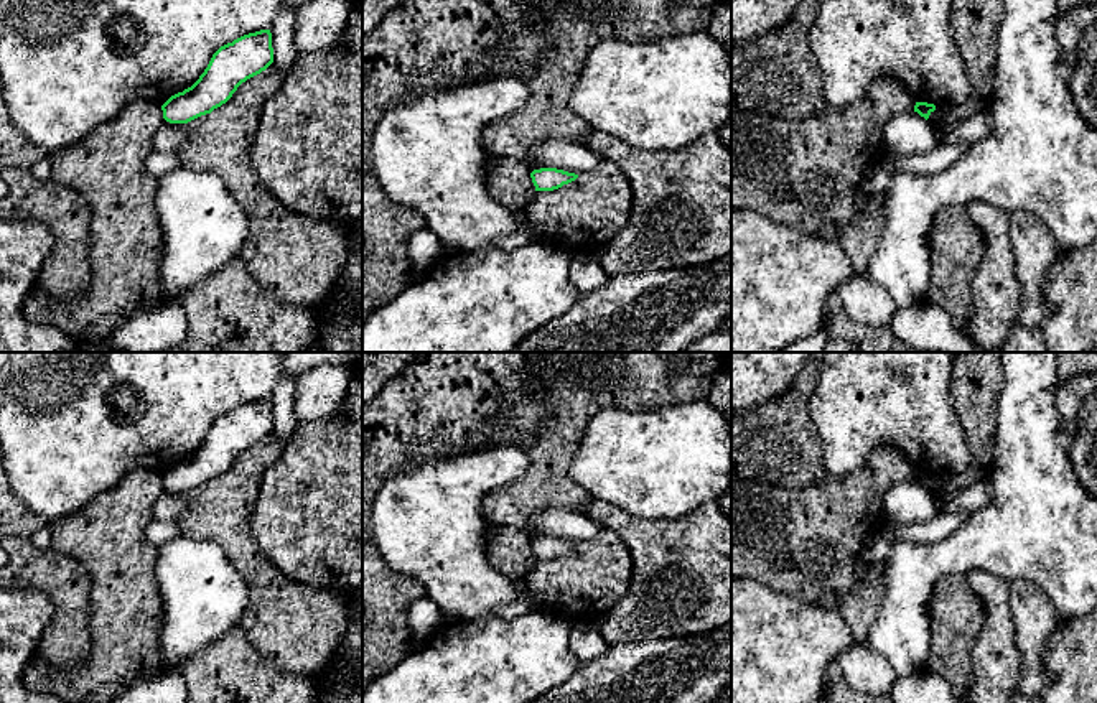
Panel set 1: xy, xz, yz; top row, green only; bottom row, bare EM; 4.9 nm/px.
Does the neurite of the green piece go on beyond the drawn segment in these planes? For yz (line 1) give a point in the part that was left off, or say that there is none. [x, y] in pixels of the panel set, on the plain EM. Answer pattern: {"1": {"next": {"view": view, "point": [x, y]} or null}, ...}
{"1": {"next": null}}

